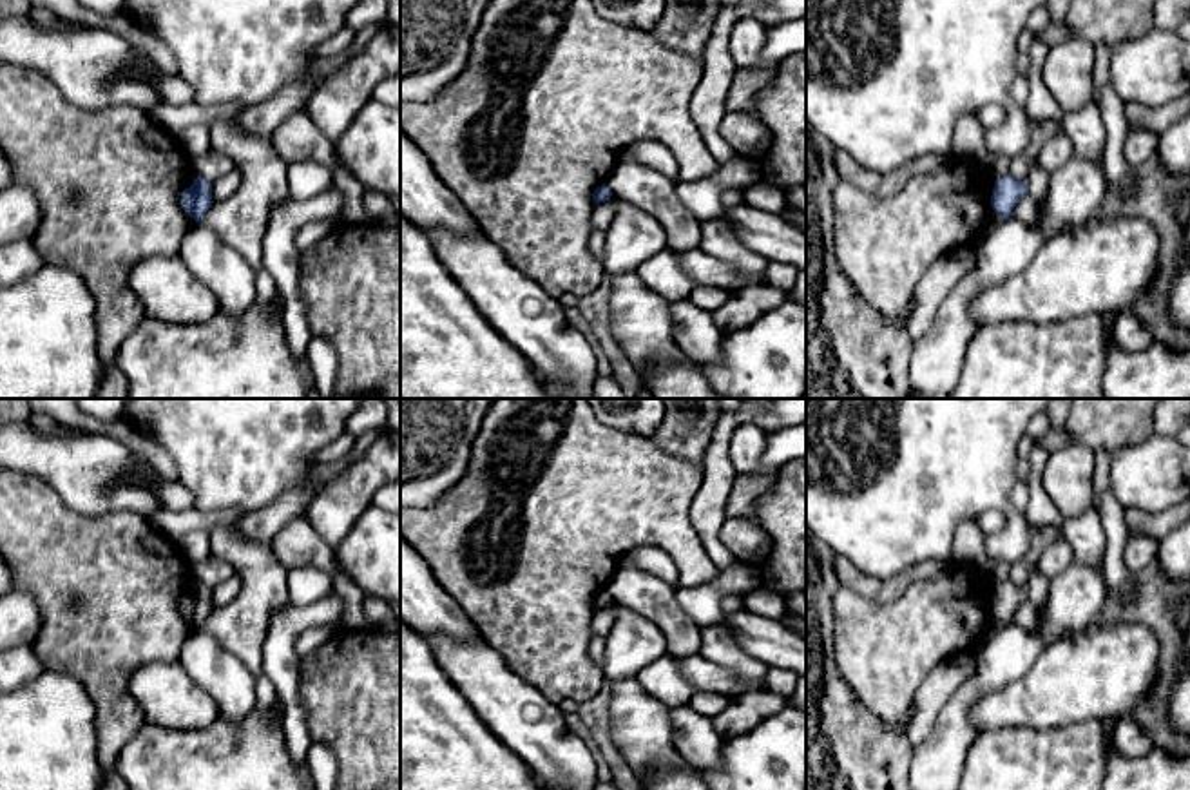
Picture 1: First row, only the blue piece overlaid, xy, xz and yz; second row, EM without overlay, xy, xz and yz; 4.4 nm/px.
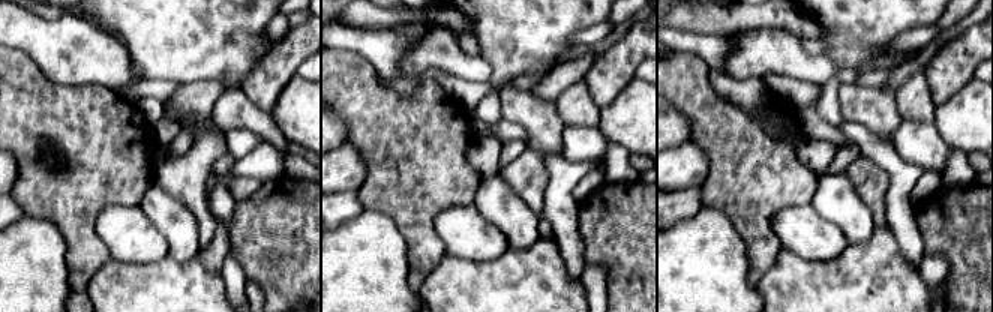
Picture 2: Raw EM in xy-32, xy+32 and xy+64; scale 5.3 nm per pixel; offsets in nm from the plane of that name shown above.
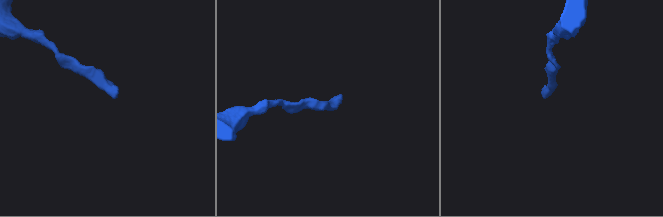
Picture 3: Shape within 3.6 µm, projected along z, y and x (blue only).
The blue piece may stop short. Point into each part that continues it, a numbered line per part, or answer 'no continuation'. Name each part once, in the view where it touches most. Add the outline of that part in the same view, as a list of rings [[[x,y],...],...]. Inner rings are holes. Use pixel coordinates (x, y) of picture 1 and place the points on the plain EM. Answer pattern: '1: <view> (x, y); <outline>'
no continuation

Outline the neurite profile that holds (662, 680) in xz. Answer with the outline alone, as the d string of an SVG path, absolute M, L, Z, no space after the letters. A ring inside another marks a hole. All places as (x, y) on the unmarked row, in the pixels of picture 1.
M670 652L645 665L636 674L641 689L665 707L685 707L697 694L697 689L681 674L677 658Z

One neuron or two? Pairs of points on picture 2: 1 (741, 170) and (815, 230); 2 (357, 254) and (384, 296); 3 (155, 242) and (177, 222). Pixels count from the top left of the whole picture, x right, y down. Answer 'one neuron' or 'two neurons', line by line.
1: two neurons
2: one neuron
3: two neurons

